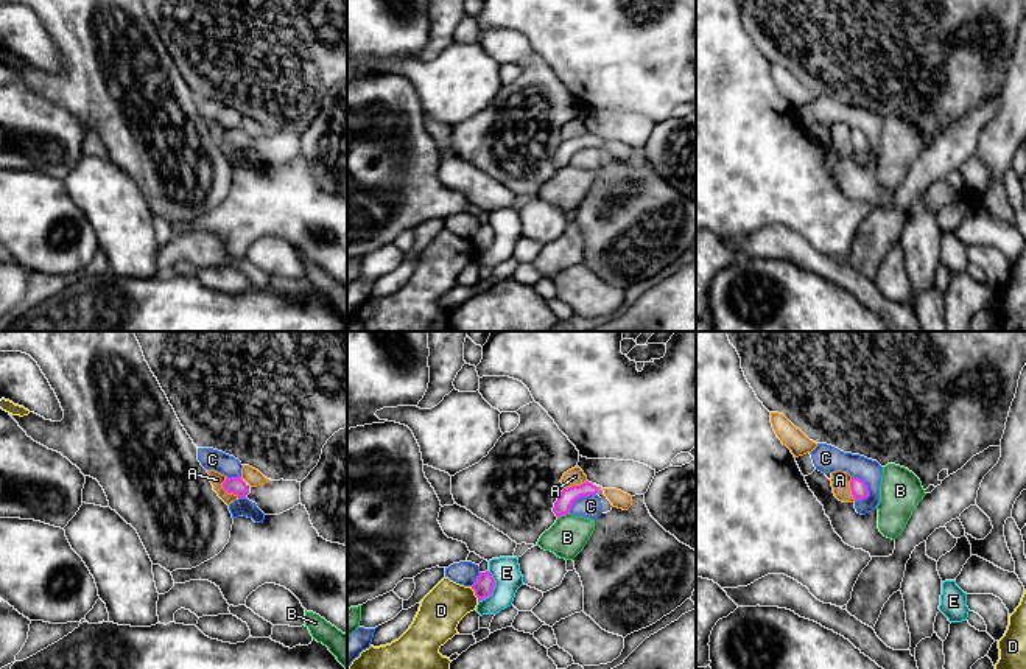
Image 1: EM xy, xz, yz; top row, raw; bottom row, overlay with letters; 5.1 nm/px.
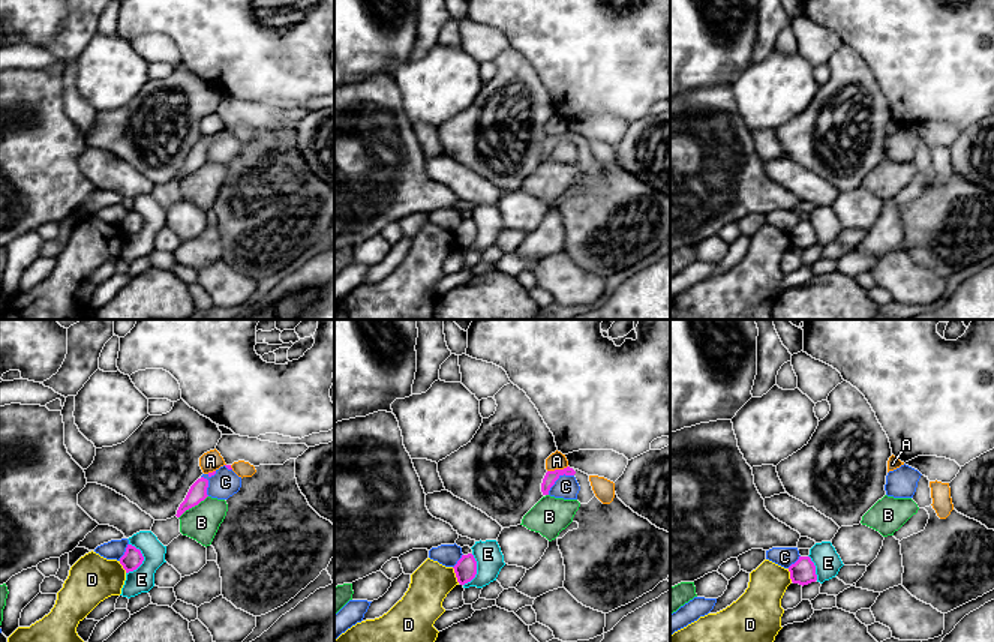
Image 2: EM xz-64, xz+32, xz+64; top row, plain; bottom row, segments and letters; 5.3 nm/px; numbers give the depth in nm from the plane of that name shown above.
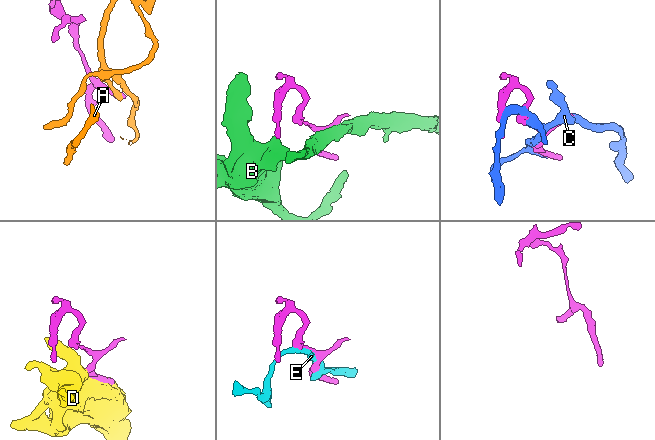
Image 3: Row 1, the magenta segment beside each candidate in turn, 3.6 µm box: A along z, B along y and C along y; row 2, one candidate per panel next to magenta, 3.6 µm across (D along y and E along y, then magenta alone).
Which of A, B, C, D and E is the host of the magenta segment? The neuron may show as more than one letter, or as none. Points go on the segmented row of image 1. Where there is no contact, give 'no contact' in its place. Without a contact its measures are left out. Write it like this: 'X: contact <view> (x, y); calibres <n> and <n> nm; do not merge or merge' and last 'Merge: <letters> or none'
A: contact xy (226, 490); calibres 90 and 70 nm; do not merge
B: contact xz (562, 514); calibres 90 and 200 nm; do not merge
C: contact yz (864, 484); calibres 90 and 140 nm; do not merge
D: contact xz (475, 595); calibres 100 and 220 nm; do not merge
E: contact xz (494, 587); calibres 100 and 140 nm; do not merge
Merge: none

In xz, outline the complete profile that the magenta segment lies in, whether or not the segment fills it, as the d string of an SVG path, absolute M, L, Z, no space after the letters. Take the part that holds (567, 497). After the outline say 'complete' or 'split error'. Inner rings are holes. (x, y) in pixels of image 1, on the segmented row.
M587 481L581 485L564 489L557 501L554 503L553 512L556 513L557 518L562 515L567 515L570 513L570 509L576 499L579 499L581 496L589 496L589 495L598 495L601 498L603 513L607 513L612 510L613 506L604 495L603 487Z; split error

